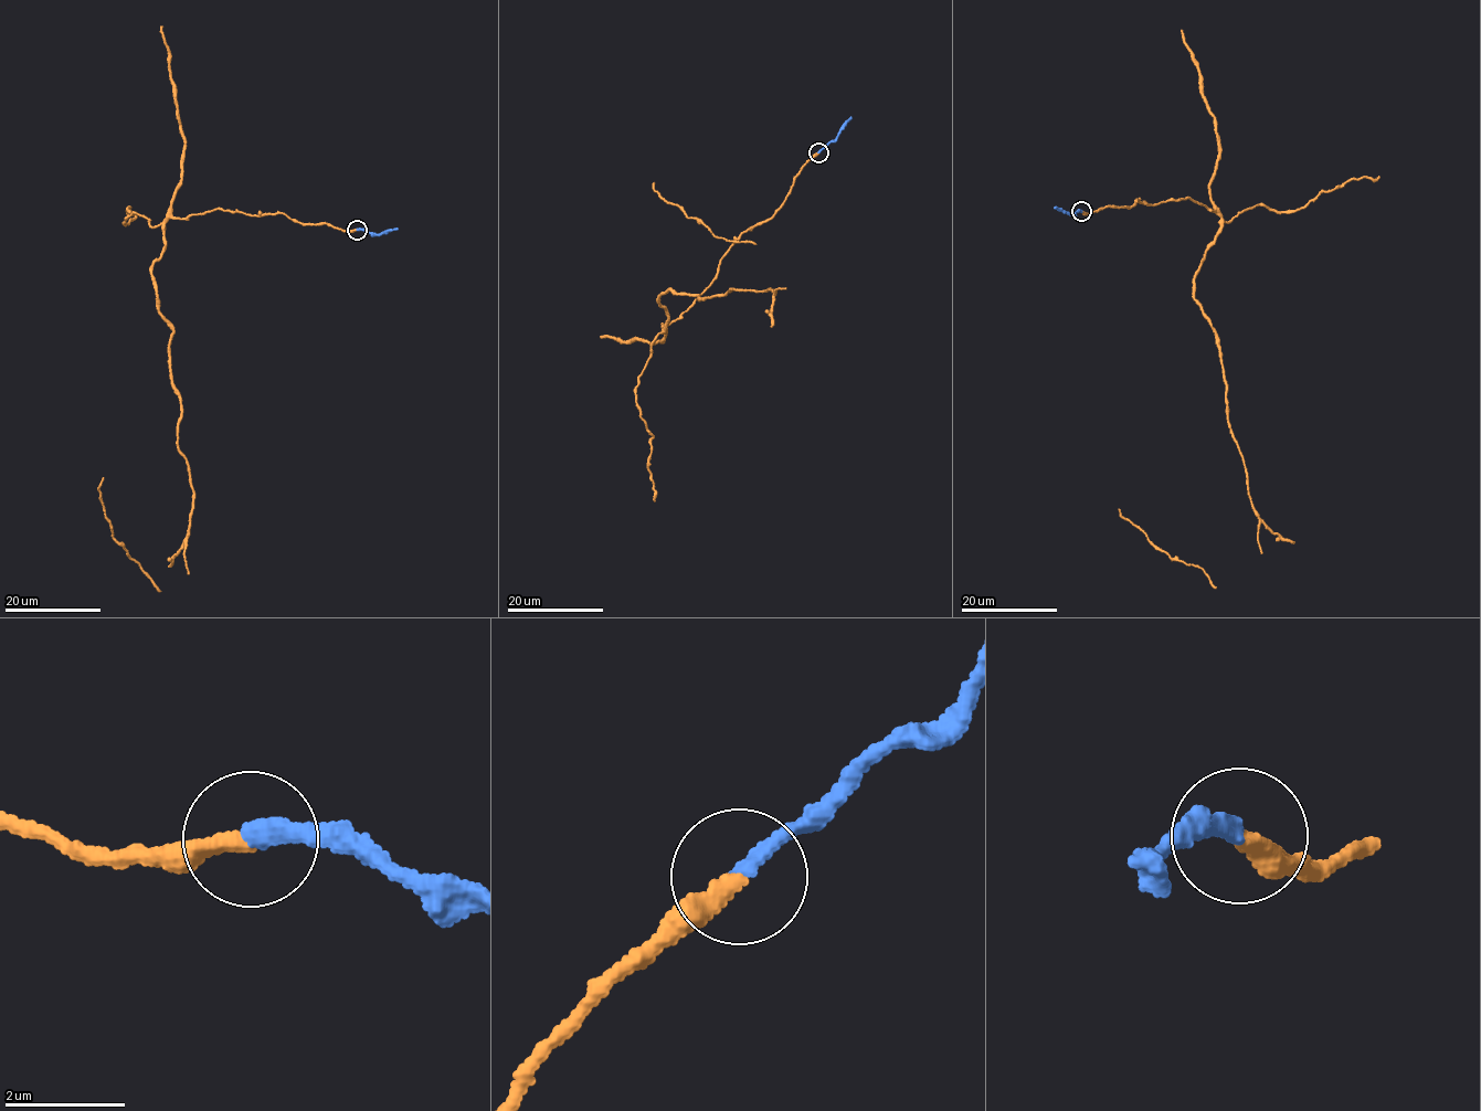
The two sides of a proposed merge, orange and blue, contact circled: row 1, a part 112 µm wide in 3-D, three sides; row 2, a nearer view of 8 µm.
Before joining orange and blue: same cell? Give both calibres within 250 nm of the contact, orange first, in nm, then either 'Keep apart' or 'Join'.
Thickness 320 nm (orange) against 280 nm. Join

